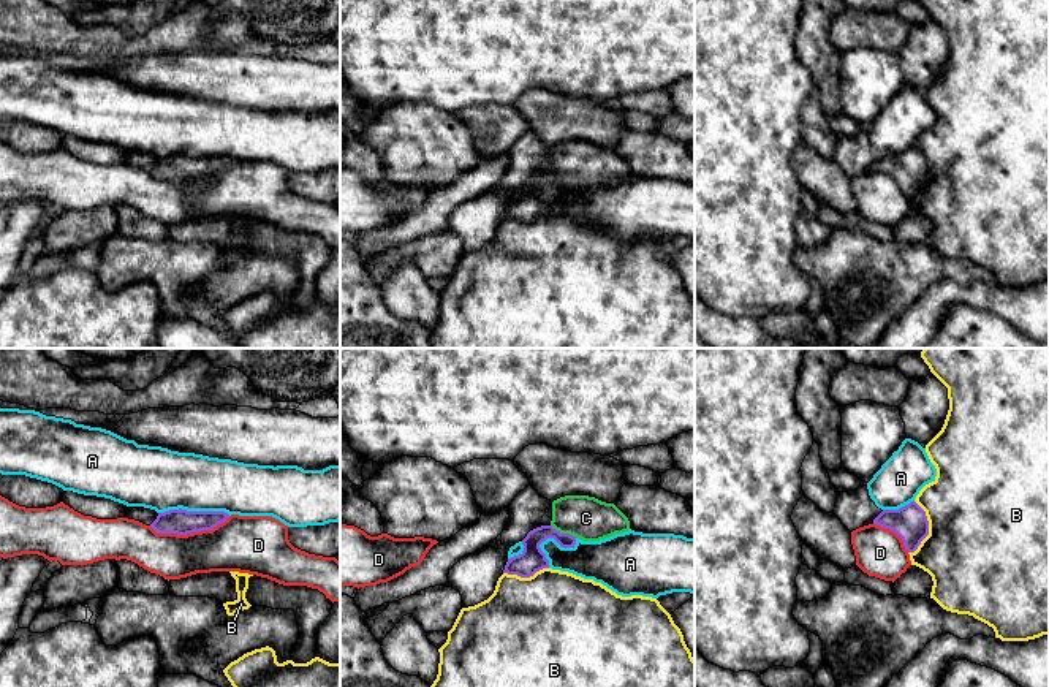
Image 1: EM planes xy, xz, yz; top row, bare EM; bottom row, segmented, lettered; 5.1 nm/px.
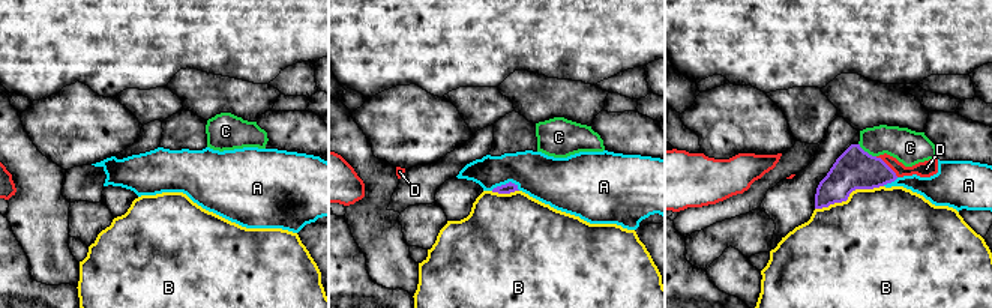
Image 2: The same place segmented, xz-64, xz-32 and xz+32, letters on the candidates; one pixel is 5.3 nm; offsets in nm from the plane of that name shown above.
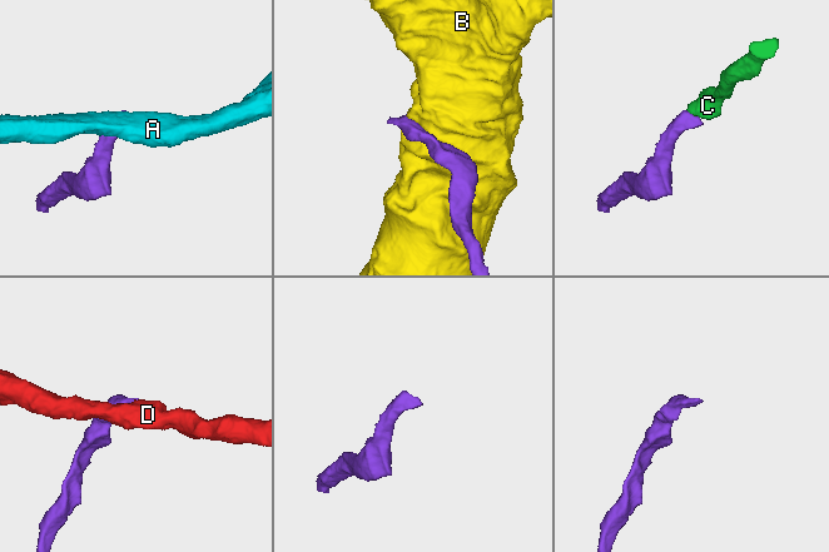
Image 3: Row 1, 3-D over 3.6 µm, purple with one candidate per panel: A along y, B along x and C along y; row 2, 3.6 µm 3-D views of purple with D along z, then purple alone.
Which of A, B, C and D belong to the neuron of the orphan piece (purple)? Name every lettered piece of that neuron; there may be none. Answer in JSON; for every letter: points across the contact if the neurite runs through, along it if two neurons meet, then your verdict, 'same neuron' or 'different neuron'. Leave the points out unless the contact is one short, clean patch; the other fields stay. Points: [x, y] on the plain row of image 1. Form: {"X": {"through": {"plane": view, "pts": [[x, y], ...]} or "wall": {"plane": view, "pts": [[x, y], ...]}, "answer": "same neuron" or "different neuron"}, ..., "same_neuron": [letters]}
{"A": {"wall": {"plane": "xy", "pts": [[159, 157], [171, 154], [223, 155], [230, 160]]}, "answer": "different neuron"}, "B": {"answer": "different neuron"}, "C": {"through": {"plane": "xz", "pts": [[532, 204], [545, 178], [564, 179], [579, 163], [586, 163]]}, "answer": "same neuron"}, "D": {"answer": "different neuron"}, "same_neuron": ["C"]}

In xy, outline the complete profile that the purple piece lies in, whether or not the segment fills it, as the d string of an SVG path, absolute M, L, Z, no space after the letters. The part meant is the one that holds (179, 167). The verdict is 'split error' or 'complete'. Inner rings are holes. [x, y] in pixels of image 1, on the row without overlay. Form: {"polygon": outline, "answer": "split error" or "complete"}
{"polygon": "M179 154L158 158L150 173L157 179L187 180L201 176L212 176L228 163L229 160L225 157L187 157Z", "answer": "complete"}

